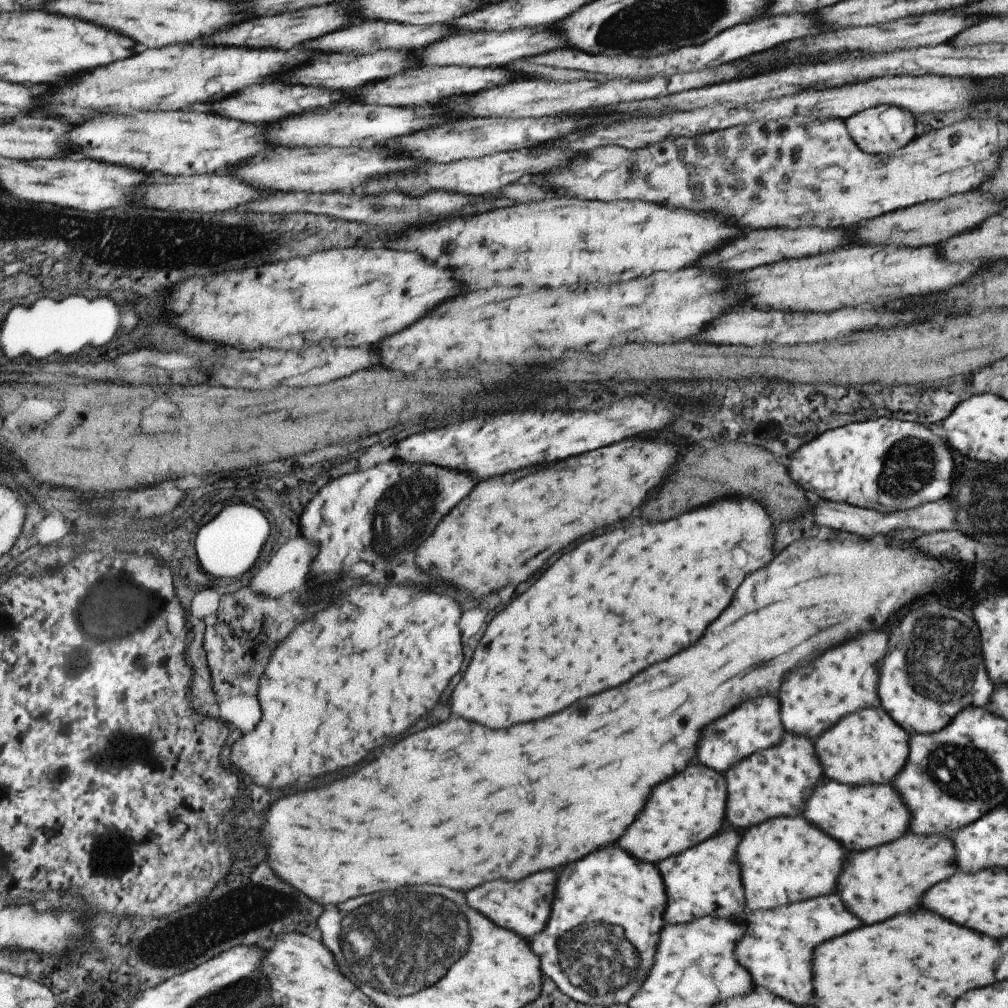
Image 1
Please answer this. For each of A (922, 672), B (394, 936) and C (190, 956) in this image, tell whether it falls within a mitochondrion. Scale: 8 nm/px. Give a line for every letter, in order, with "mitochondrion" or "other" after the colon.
A: mitochondrion
B: mitochondrion
C: other

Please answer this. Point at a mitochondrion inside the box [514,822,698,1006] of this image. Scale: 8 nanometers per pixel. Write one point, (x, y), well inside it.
(598, 959)

